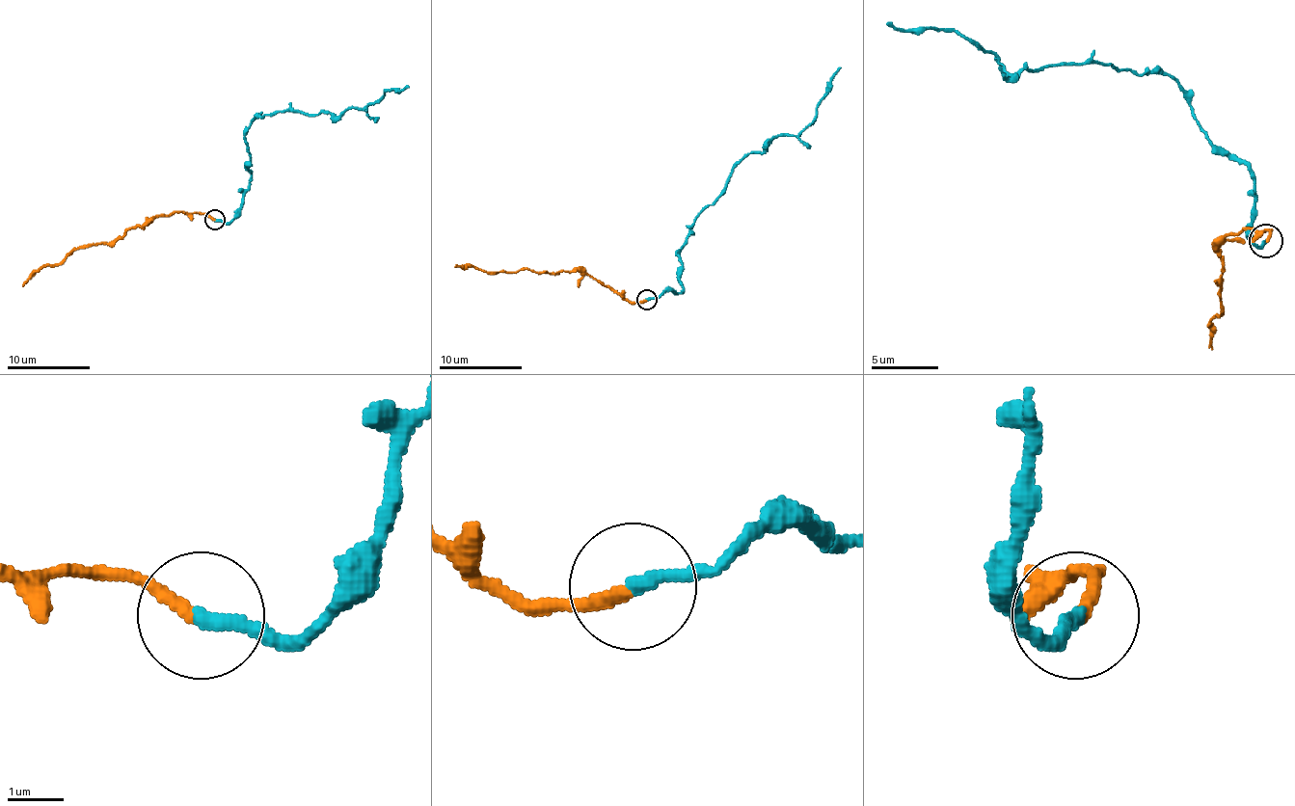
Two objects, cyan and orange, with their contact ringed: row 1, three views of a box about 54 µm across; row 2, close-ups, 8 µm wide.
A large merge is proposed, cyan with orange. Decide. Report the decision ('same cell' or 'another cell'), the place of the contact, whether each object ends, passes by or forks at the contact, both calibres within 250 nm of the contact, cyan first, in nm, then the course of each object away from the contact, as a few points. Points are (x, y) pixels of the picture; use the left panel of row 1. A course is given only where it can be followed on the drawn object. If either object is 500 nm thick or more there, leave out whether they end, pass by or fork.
same cell | (214, 219) | cyan ends | orange ends | 280/240 nm | cyan via (215, 220), (233, 218), (250, 176), (246, 129), (256, 117), (338, 117), (409, 86) | orange via (215, 220), (175, 211), (147, 220), (110, 242), (72, 249), (58, 263), (41, 267), (23, 285)

